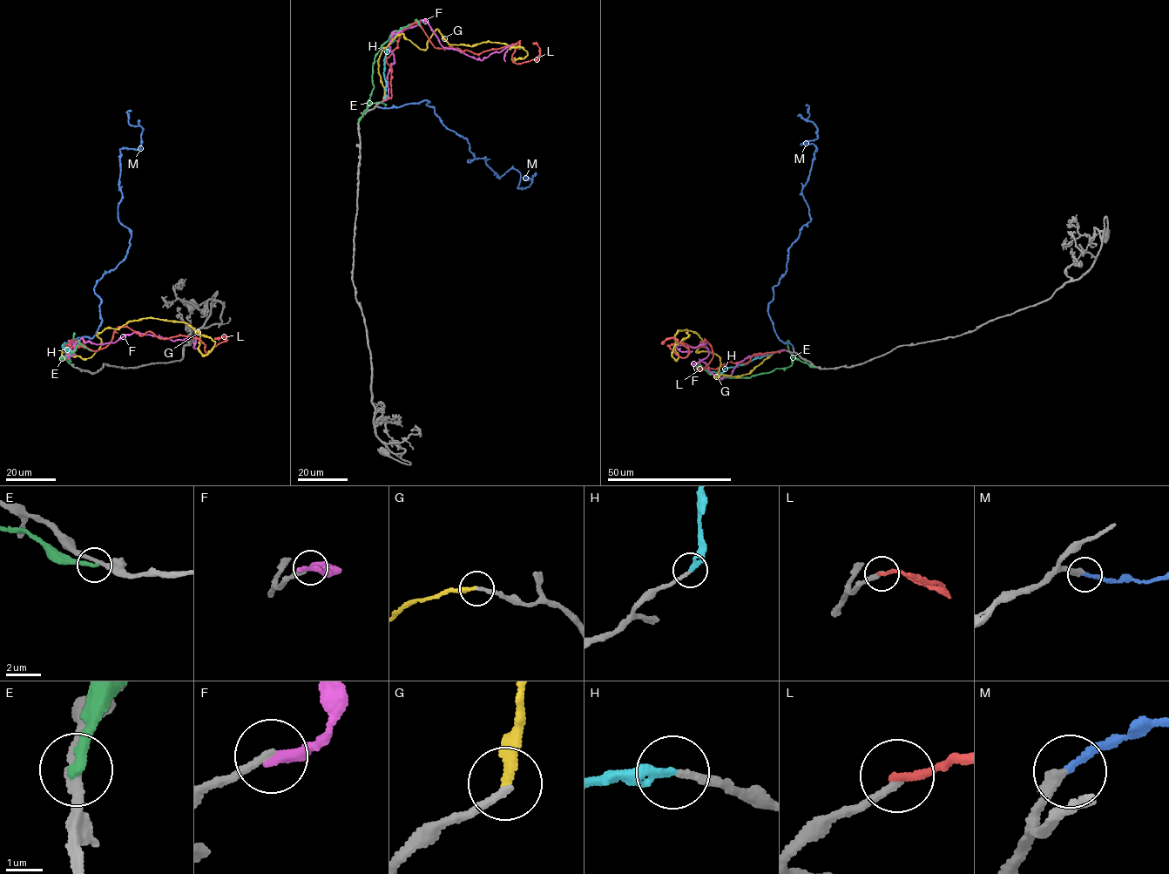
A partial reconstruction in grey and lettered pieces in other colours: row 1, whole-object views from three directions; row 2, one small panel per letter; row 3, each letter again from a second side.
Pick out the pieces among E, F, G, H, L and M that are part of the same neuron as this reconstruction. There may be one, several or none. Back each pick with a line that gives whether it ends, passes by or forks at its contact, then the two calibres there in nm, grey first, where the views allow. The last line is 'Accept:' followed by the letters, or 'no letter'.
H: It ends there. Thickness 190 nm (grey) against 280 nm
M: It ends there. Thickness 340 nm (grey) against 220 nm
Accept: H, M

